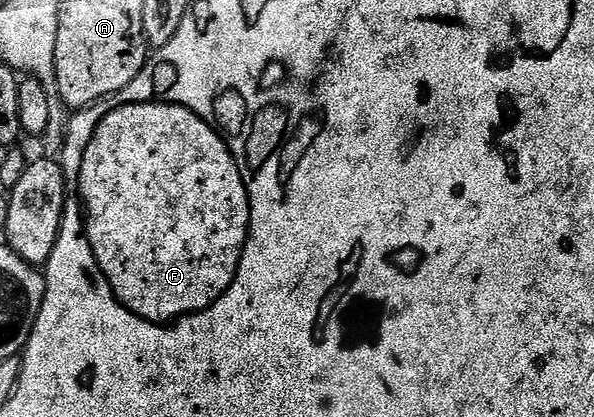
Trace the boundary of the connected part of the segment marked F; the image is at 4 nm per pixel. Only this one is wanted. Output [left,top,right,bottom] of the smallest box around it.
[66,95,252,325]

